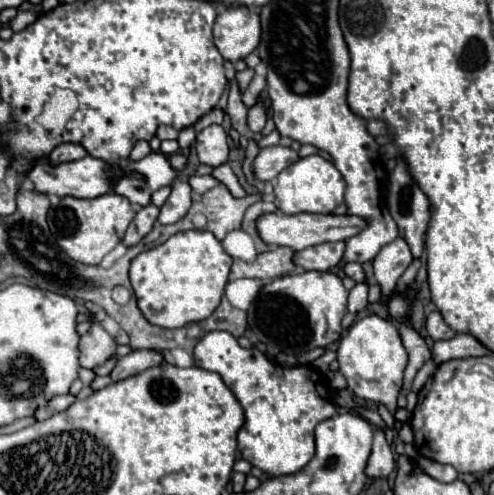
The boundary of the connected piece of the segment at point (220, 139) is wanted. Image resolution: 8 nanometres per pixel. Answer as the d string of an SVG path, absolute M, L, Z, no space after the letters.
M210 125L202 129L196 137L196 151L198 151L200 163L220 167L228 159L226 131L220 125Z

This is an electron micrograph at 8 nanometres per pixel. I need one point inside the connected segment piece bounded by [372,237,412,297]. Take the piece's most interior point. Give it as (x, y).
(391, 262)

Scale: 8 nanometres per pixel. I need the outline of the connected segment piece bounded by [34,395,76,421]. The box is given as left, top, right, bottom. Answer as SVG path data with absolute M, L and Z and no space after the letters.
M58 395L58 397L50 399L44 407L40 407L40 409L34 413L34 419L36 419L36 421L44 421L44 419L48 419L48 417L52 417L52 415L56 415L56 413L68 409L74 401L76 401L74 395Z

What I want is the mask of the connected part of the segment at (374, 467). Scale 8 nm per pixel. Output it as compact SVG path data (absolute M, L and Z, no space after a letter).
M376 429L374 433L374 443L372 443L372 453L368 459L366 475L376 479L376 477L388 477L394 469L394 455L392 449L386 441L386 435L382 429Z

